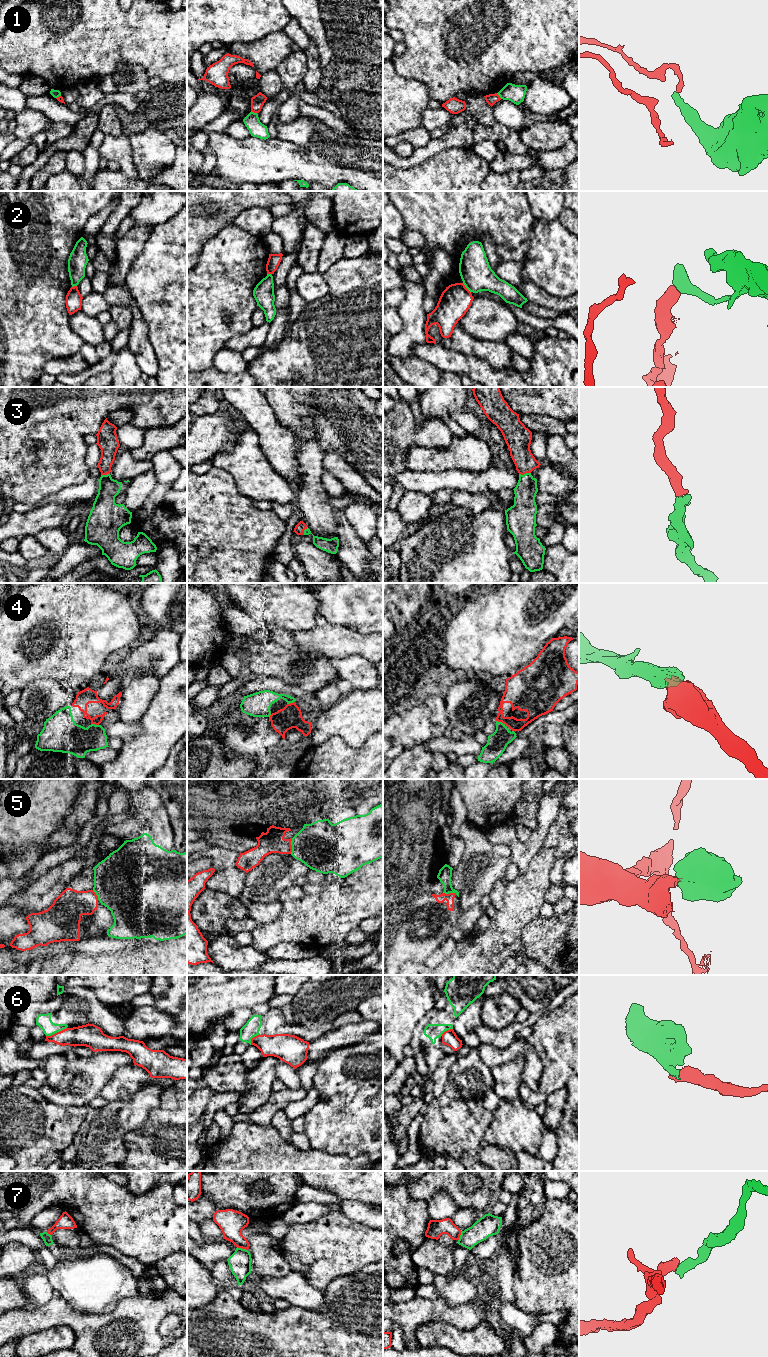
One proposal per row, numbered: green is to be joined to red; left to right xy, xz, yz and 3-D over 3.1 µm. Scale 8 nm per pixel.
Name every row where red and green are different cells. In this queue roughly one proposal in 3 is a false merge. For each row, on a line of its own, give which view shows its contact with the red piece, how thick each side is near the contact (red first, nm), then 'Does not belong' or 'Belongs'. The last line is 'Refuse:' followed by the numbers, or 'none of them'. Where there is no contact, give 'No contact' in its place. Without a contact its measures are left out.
1: Touches red in xz. Thickness 100 nm (red) against 120 nm. Does not belong
2: Touches red in yz. Thickness 240 nm (red) against 260 nm. Does not belong
3: Touches red in yz. Thickness 180 nm (red) against 180 nm. Belongs
4: Touches red in yz. Thickness 190 nm (red) against 160 nm. Belongs
5: Touches red in xz. Thickness 180 nm (red) against 400 nm. Does not belong
6: Touches red in xy. Thickness 180 nm (red) against 120 nm. Does not belong
7: Touches red in xz. Thickness 200 nm (red) against 180 nm. Does not belong
Refuse: 1, 2, 5, 6, 7

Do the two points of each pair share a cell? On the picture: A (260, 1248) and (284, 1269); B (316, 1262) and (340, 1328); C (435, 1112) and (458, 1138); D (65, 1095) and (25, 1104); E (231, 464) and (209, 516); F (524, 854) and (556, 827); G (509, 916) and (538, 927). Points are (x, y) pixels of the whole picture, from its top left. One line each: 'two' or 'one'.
A: one
B: two
C: one
D: two
E: two
F: two
G: two

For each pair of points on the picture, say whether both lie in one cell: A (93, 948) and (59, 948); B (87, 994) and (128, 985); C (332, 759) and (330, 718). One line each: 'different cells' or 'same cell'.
A: same cell
B: different cells
C: different cells

